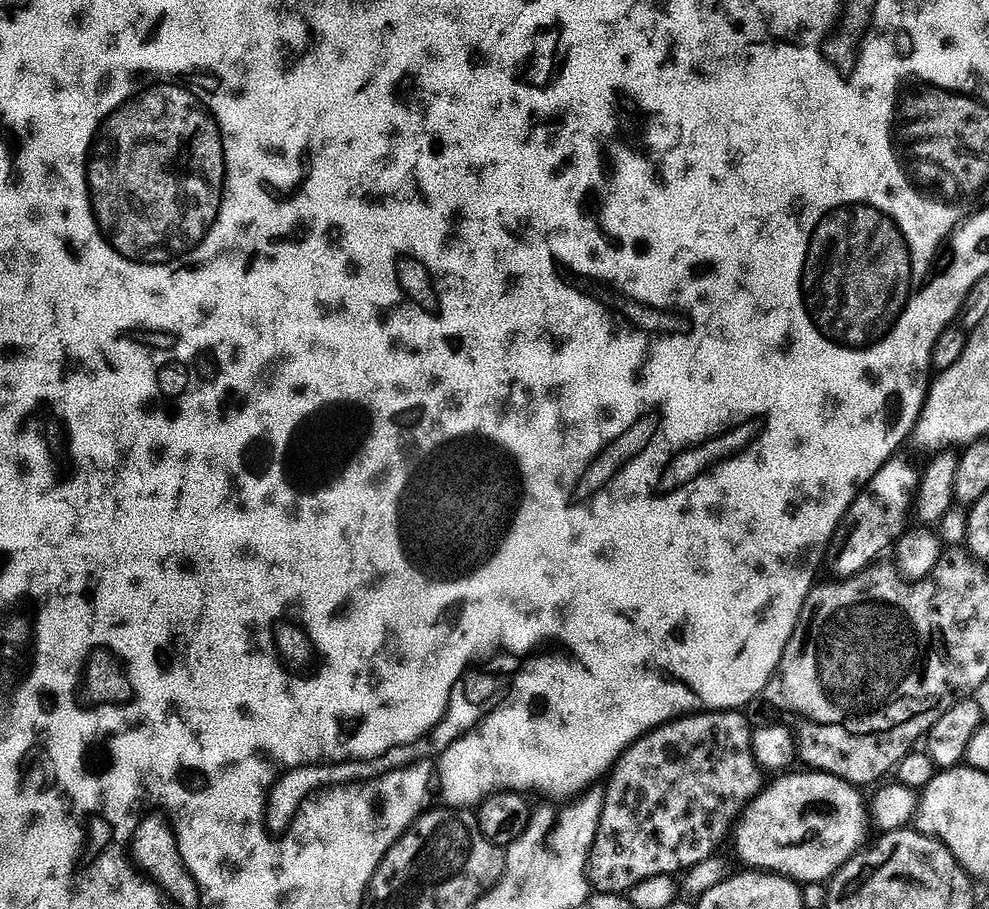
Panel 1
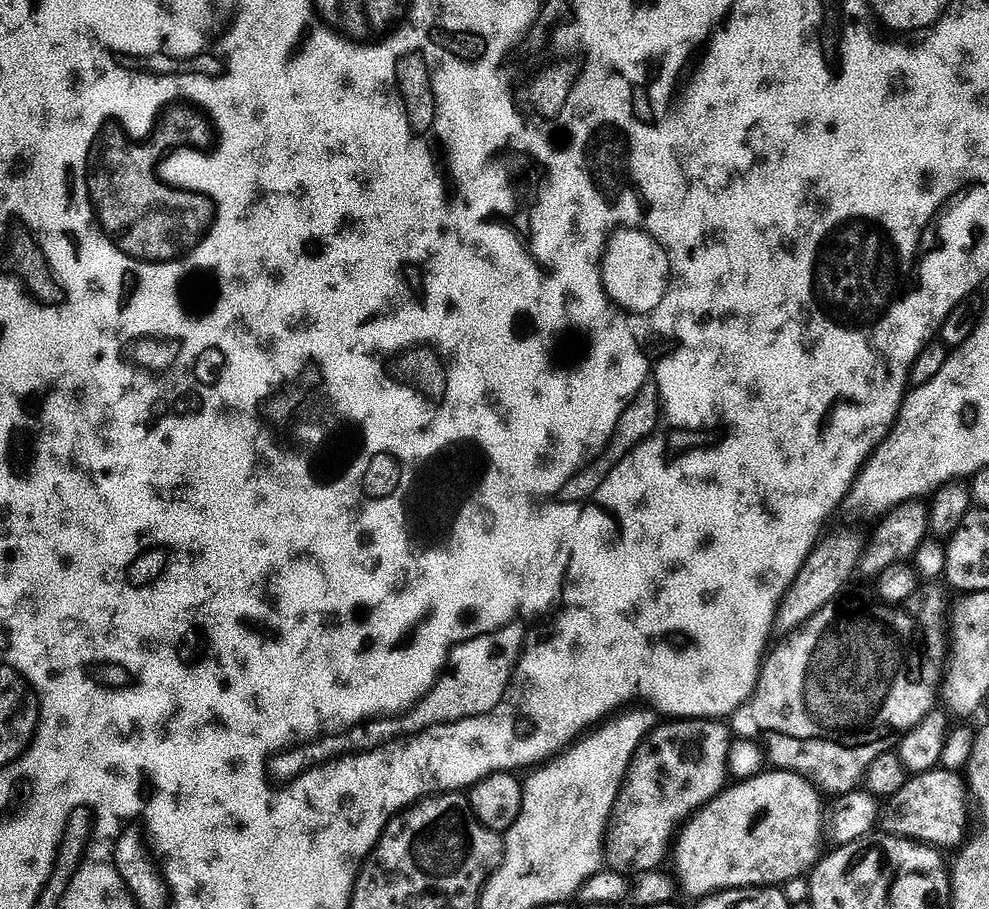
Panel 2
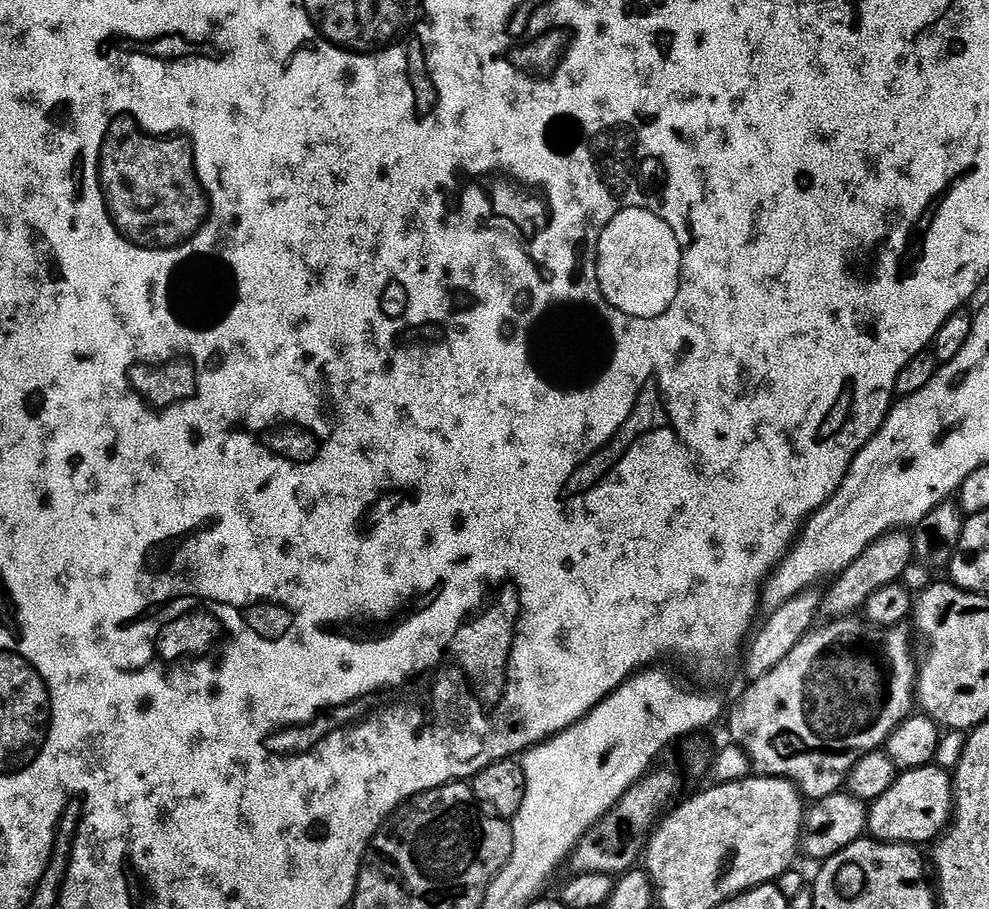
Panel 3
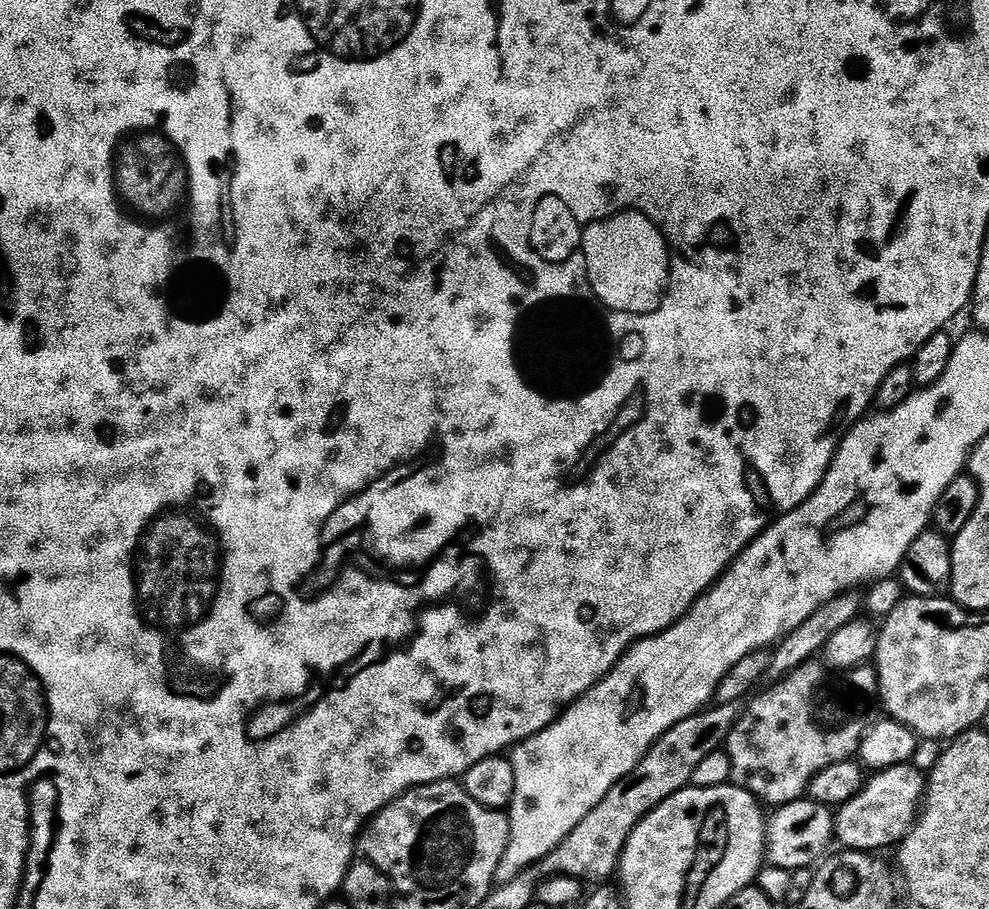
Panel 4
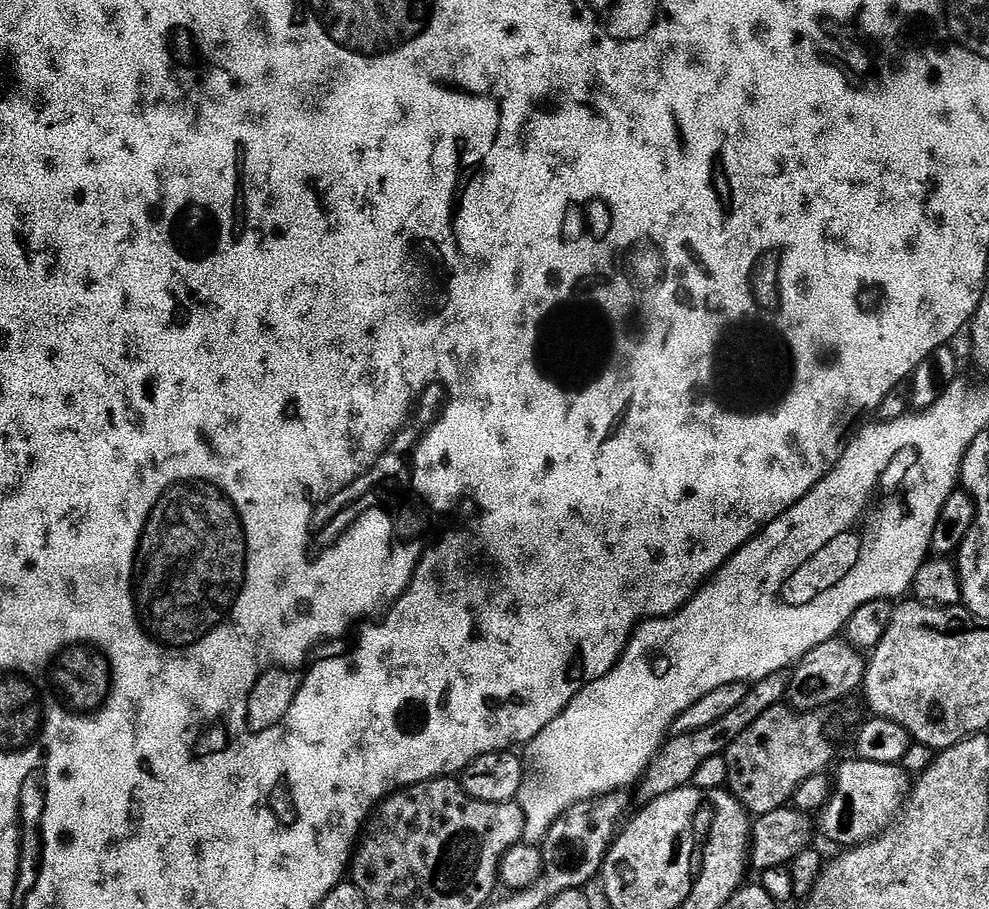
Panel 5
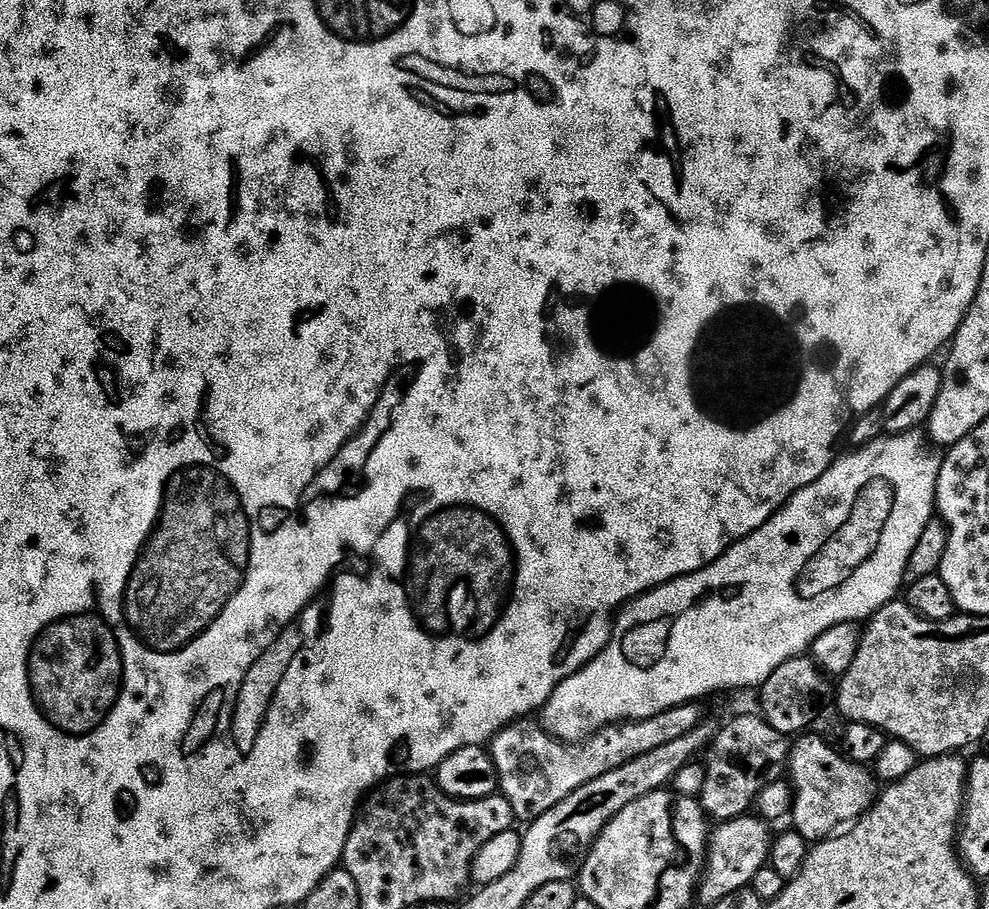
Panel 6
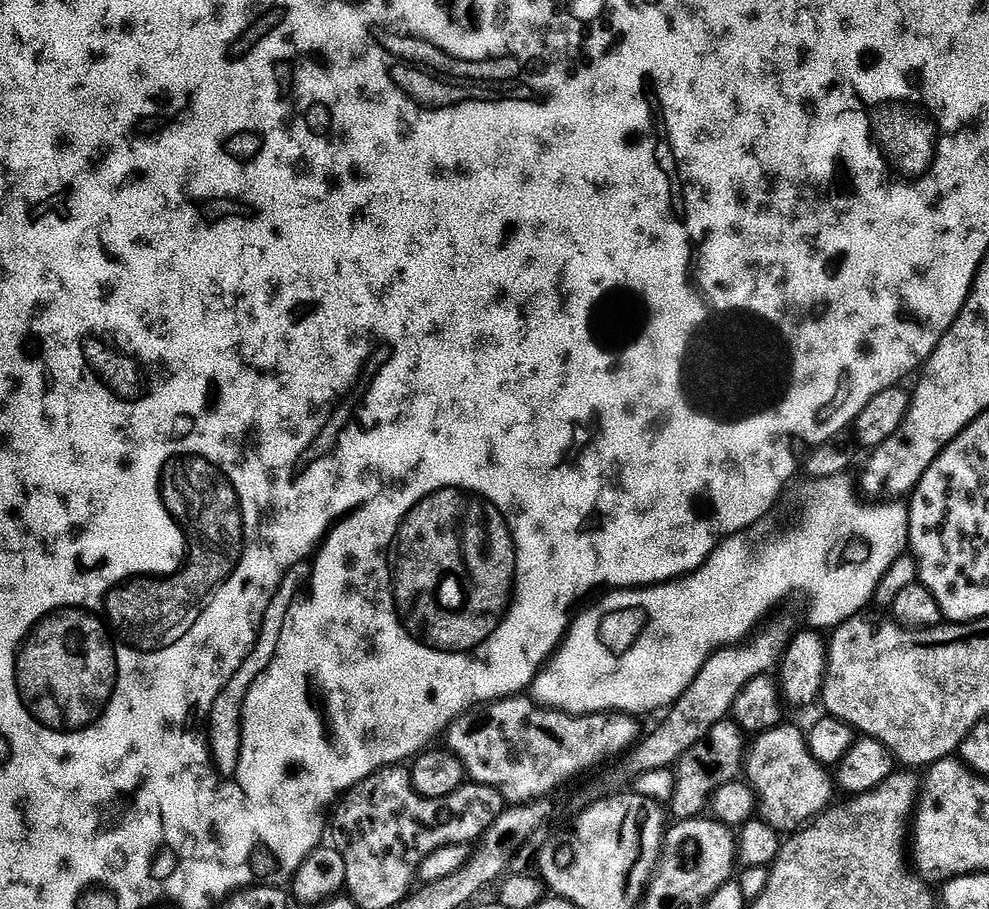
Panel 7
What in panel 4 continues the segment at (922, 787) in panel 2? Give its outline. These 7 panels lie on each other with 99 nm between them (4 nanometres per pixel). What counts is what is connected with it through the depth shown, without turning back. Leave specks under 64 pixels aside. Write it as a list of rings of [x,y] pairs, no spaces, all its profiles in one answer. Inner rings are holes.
[[[915,763],[896,765],[877,771],[872,780],[852,800],[839,809],[836,832],[839,843],[853,852],[875,853],[876,848],[888,848],[899,845],[908,837],[908,832],[916,825],[922,812],[926,795],[926,776],[915,768]]]

